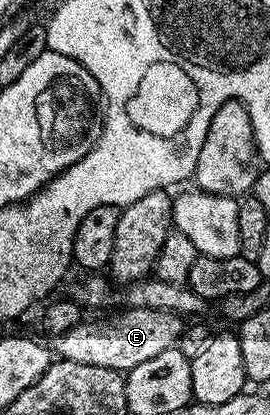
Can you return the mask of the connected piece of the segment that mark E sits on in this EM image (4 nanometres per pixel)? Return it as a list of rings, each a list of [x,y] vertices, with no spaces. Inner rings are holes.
[[[129,307],[114,319],[105,319],[102,323],[83,321],[75,325],[75,329],[67,329],[67,333],[52,336],[51,350],[57,359],[83,361],[83,365],[99,365],[127,373],[135,369],[135,365],[174,346],[186,326],[186,320],[174,311]]]

